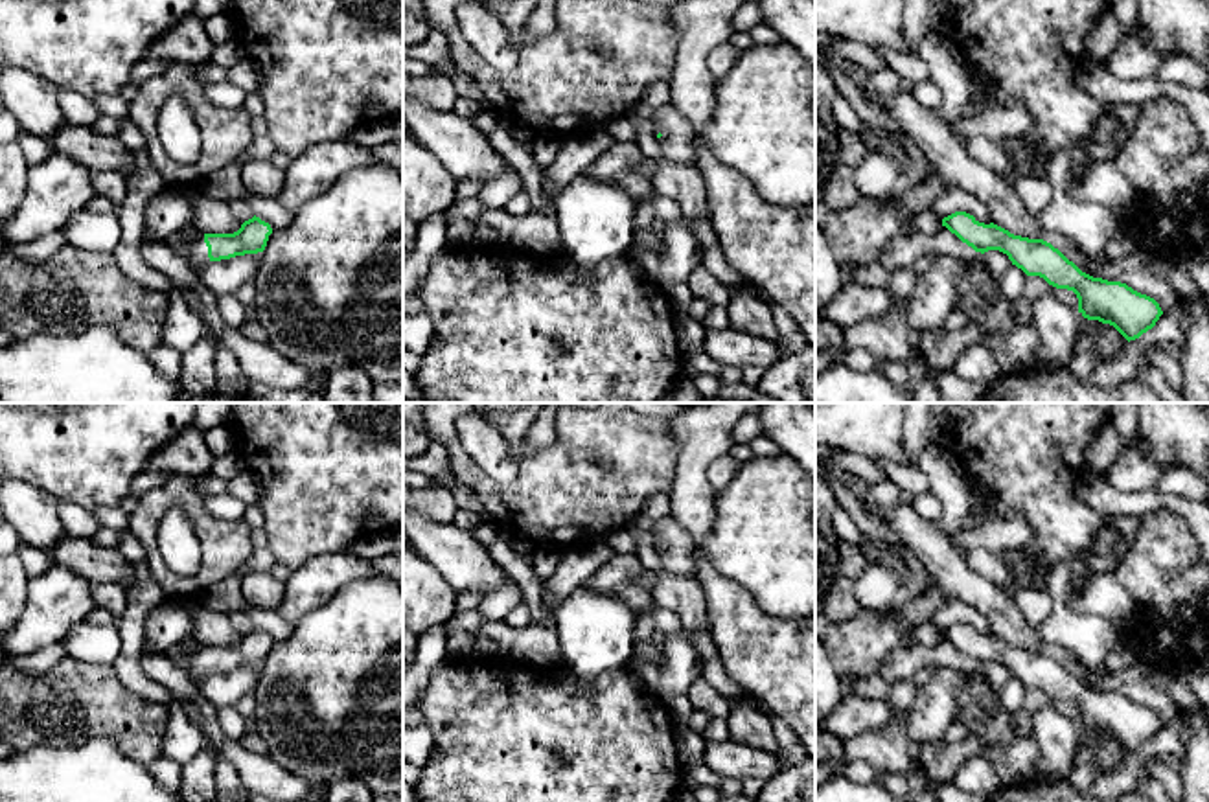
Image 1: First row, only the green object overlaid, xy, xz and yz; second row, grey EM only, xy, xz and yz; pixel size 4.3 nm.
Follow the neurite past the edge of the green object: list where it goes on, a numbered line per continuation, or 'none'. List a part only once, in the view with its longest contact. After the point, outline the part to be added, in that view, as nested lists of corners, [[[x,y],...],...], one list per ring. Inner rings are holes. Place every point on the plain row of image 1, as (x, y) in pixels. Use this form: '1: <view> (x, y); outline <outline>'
1: xy (197, 666); outline [[[199,646],[191,655],[190,662],[184,668],[184,671],[190,675],[190,679],[199,686],[201,679],[210,673],[208,670],[208,659],[204,655],[204,646]]]

